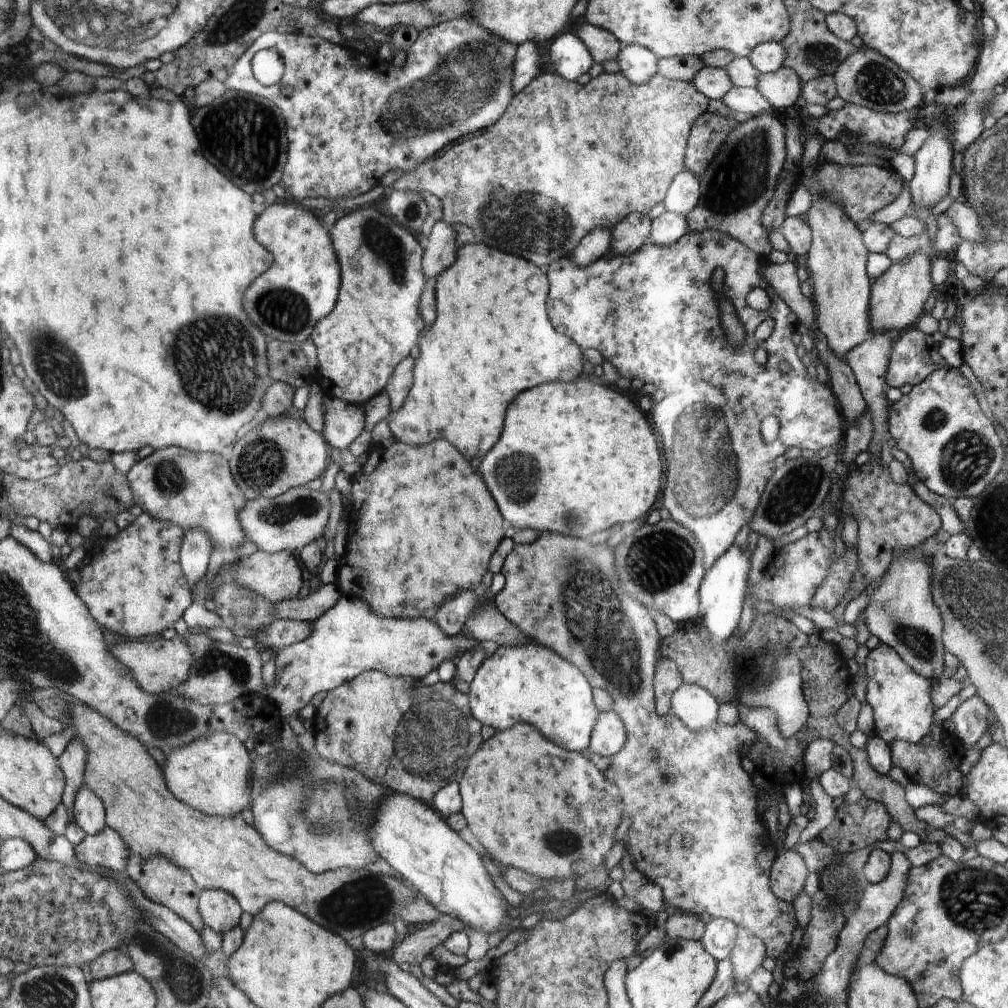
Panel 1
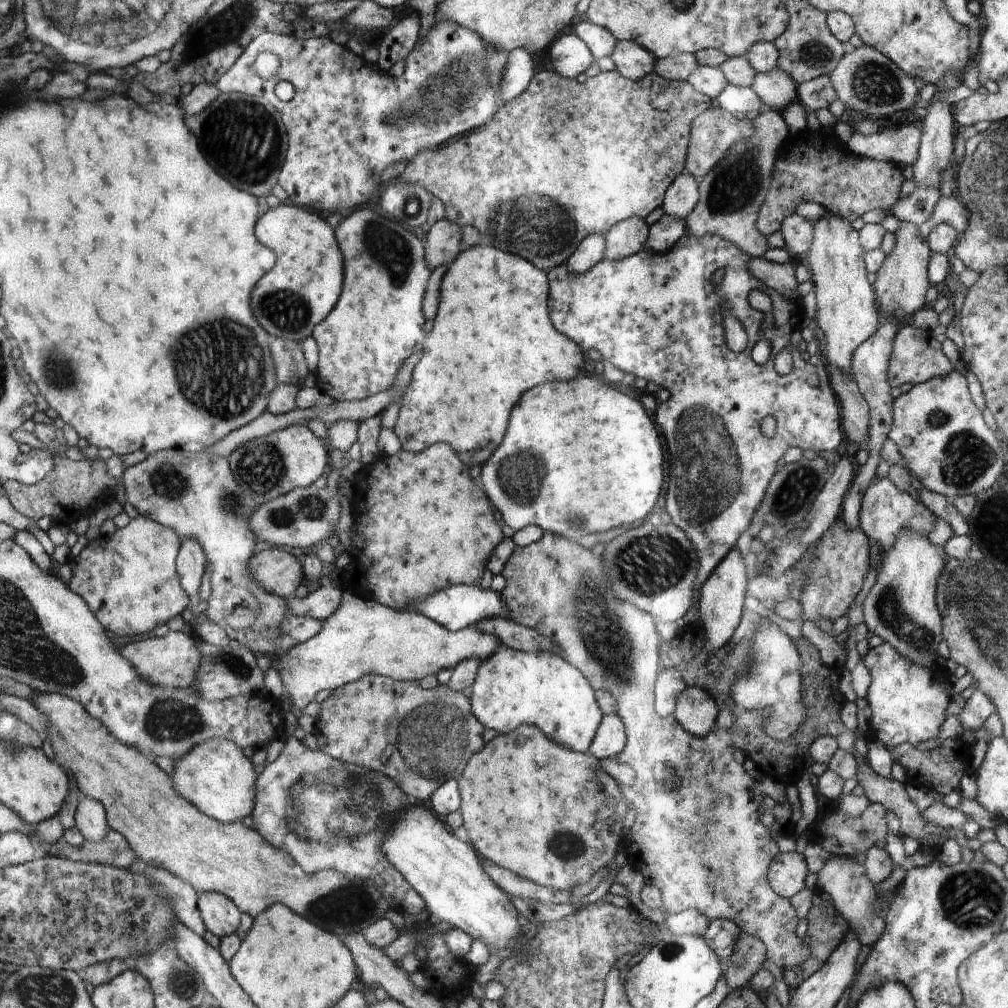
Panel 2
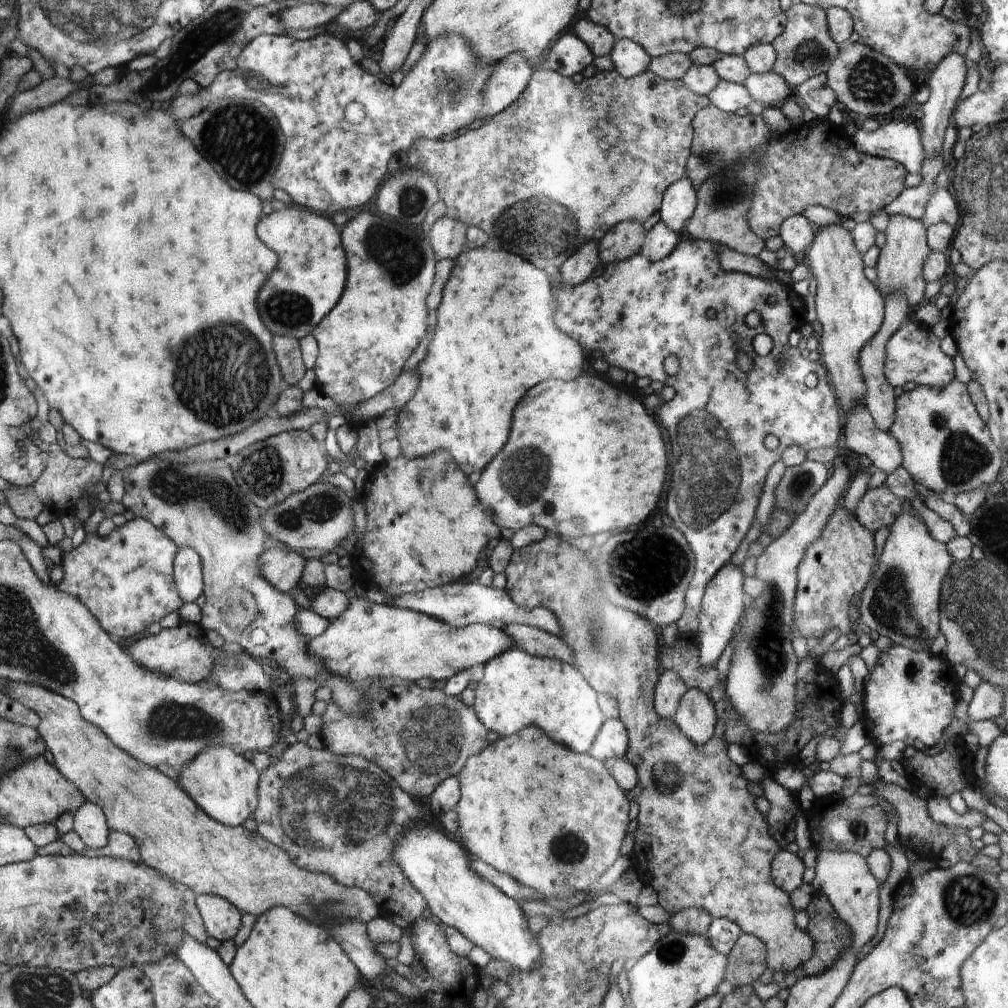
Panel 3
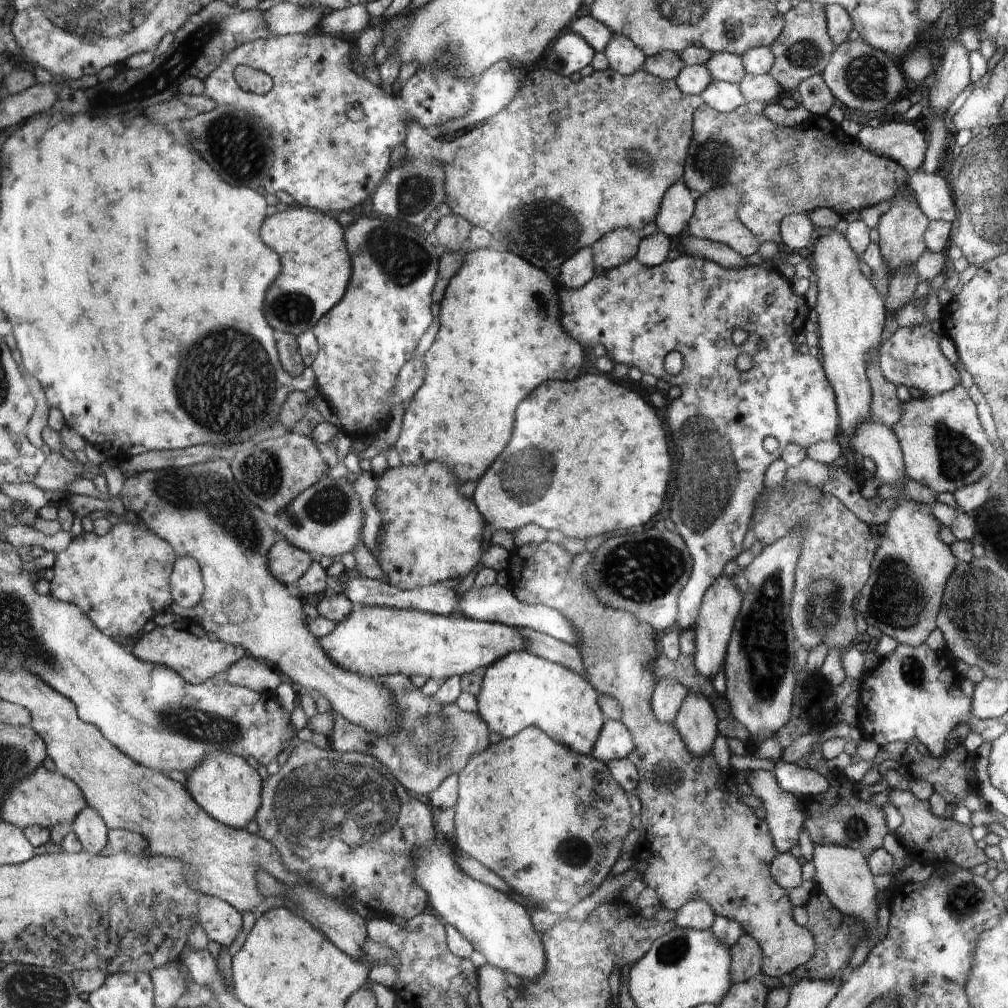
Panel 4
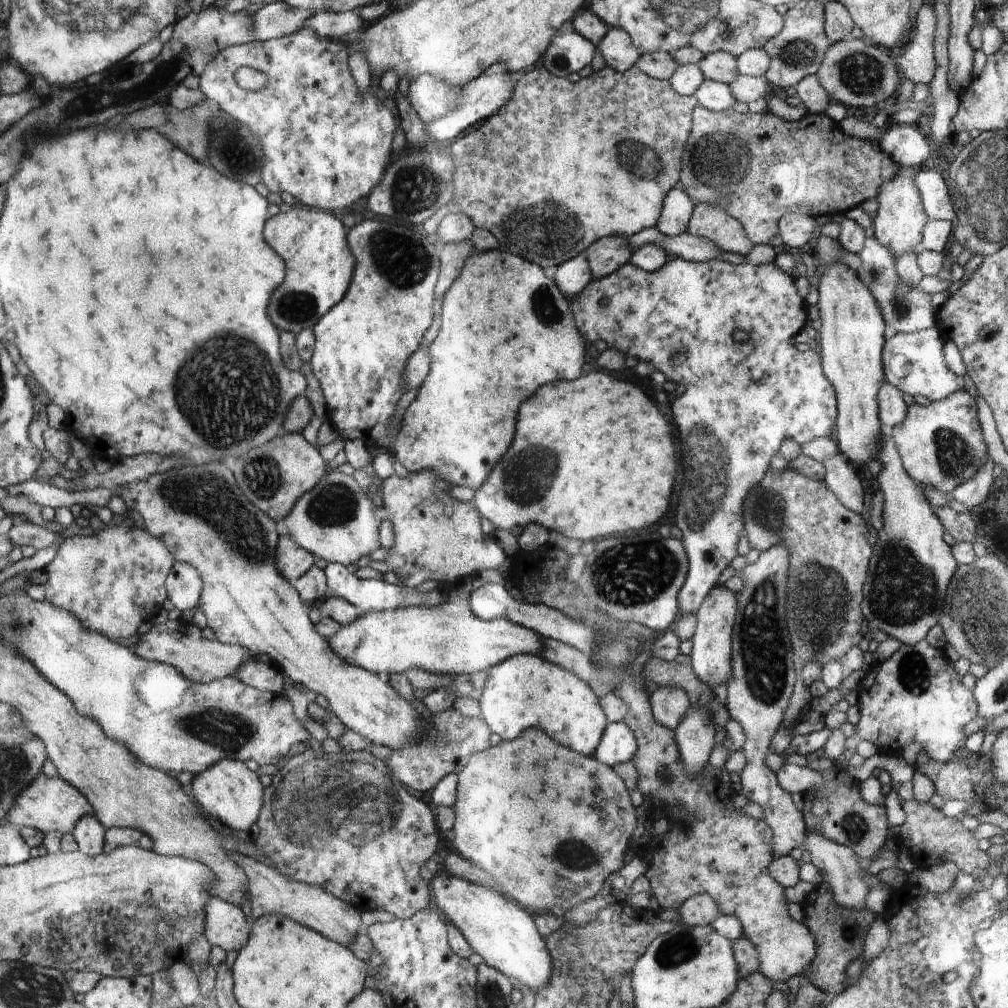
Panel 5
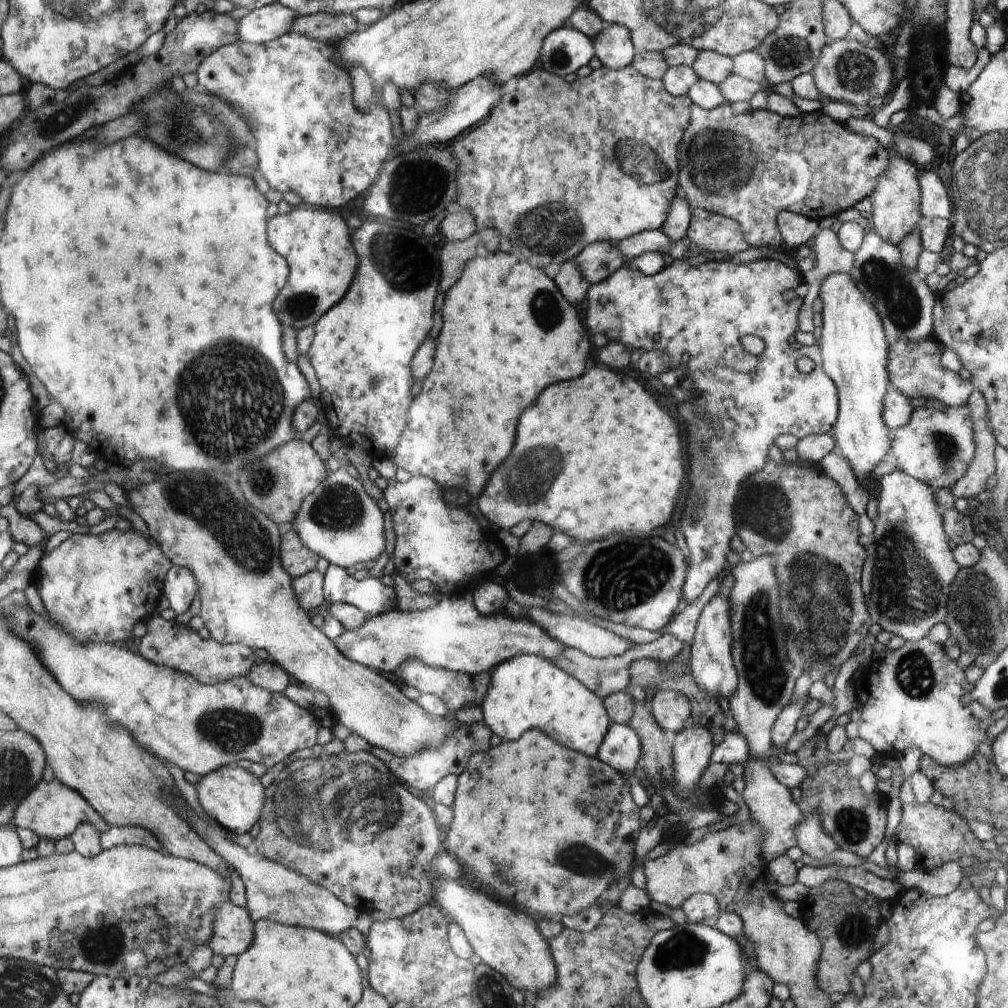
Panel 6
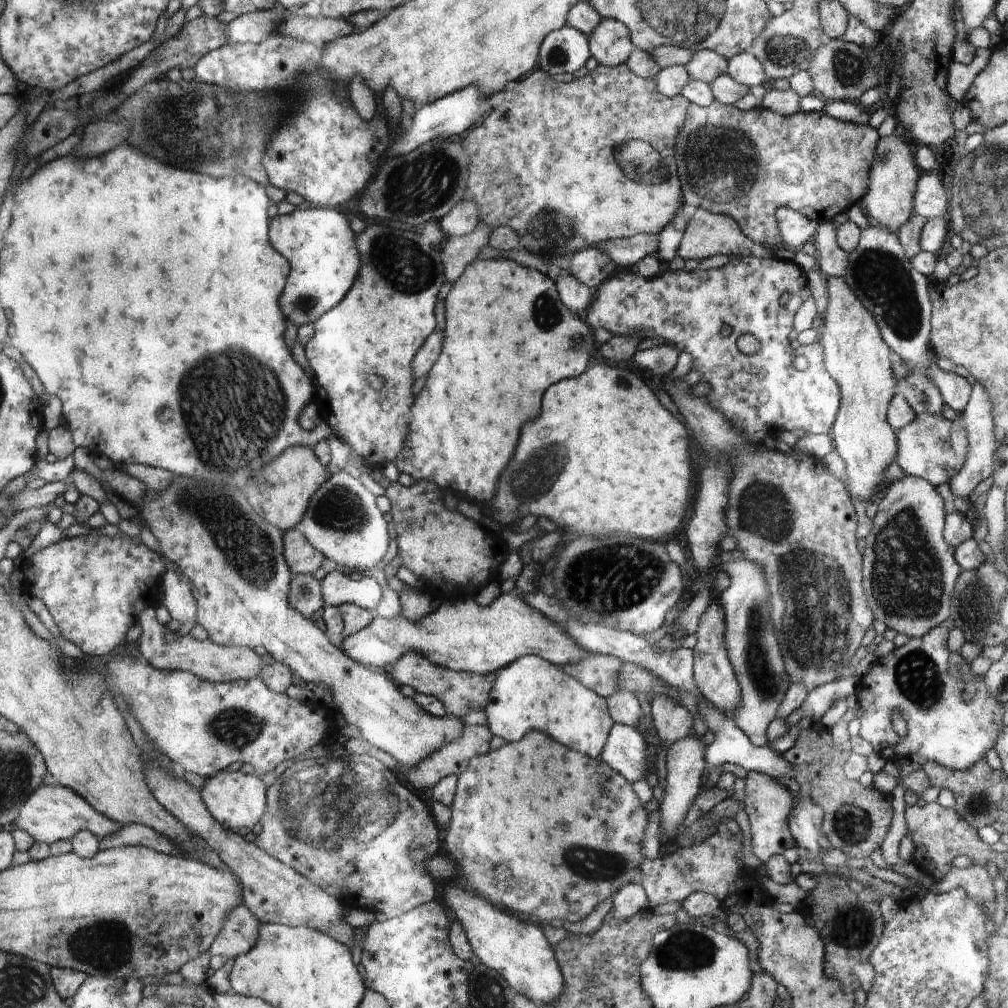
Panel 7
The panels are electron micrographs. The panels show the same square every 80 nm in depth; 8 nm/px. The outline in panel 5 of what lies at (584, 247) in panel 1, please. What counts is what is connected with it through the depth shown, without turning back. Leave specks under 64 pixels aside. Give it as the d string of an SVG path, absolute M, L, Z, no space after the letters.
M584 253L557 267L554 282L567 298L575 298L594 279Z

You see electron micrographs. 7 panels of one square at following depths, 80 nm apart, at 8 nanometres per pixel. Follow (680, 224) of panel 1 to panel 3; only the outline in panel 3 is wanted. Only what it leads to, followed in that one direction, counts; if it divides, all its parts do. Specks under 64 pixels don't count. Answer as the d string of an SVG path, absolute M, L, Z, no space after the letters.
M658 220L646 233L640 253L652 262L662 260L676 248L677 242L678 233Z

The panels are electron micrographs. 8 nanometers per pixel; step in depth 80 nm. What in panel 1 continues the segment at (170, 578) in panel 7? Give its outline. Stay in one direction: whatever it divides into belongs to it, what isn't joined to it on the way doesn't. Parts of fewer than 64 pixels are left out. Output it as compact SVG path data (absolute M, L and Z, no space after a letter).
M190 528L184 531L184 544L181 546L181 569L193 590L193 586L198 585L202 576L206 574L214 544L204 529Z

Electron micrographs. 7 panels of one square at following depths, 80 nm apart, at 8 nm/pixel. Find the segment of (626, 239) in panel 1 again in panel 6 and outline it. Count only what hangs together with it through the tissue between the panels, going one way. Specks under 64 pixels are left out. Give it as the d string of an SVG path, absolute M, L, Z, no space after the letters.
M596 241L585 246L572 262L577 264L579 271L592 284L613 275L624 264L625 258L616 244L610 241Z

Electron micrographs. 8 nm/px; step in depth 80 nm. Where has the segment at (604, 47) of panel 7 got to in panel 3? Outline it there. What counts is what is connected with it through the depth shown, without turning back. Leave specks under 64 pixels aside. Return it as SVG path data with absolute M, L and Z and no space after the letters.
M615 39L614 46L609 52L614 70L624 78L634 78L647 70L651 56L630 39Z

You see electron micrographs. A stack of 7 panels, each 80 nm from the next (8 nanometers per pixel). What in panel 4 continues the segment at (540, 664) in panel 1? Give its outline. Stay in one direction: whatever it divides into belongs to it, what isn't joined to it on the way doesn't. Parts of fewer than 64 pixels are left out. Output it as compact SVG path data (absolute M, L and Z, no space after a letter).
M524 649L512 651L486 667L481 692L476 697L477 713L488 723L490 732L498 732L504 738L522 728L538 726L554 742L578 754L591 755L601 763L627 759L634 748L630 732L621 720L605 718L598 697L599 692L581 674Z

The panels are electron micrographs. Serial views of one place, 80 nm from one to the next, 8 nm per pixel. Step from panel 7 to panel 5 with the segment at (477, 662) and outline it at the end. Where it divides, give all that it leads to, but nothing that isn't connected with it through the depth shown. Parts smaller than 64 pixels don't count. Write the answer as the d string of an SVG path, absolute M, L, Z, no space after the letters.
M465 578L459 584L448 588L447 600L436 608L410 606L382 612L362 614L354 623L341 626L336 637L329 640L333 650L354 666L374 672L383 677L395 673L406 673L406 670L422 668L434 674L474 674L488 672L496 665L516 654L541 655L545 649L545 640L536 632L527 630L524 626L512 624L502 618L482 620L470 608L472 578Z

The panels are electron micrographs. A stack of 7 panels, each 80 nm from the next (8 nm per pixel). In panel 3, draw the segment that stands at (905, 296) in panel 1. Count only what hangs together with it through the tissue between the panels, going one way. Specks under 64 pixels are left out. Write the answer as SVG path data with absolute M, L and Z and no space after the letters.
M902 214L890 216L888 227L884 231L886 243L881 249L875 267L878 271L878 290L884 296L892 294L896 290L902 290L912 308L926 302L925 287L927 283L922 276L922 266L924 266L926 256L931 252L927 244L926 232L923 220L908 218Z

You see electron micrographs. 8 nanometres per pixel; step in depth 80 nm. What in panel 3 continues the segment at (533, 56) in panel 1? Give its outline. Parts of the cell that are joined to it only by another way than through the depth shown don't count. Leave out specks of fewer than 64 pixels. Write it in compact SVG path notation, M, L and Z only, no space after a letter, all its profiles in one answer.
M515 52L507 56L506 60L503 59L496 64L495 72L489 78L489 85L485 92L484 116L498 114L522 98L530 80L531 66L523 54Z

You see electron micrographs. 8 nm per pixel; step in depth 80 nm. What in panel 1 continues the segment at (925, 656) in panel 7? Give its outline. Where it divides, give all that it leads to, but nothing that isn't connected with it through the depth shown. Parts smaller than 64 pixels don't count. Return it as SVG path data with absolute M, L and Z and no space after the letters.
M884 643L869 650L864 668L865 701L872 706L876 736L889 745L897 740L916 744L923 738L928 738L930 732L938 725L932 717L937 709L929 694L931 679L916 674L891 646Z

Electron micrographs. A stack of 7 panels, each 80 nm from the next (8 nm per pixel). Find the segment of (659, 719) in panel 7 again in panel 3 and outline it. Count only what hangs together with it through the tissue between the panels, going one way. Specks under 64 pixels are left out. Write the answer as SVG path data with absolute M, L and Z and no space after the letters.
M660 672L653 694L653 707L657 715L663 719L672 719L680 697L683 692L686 692L686 689L684 681L675 672Z

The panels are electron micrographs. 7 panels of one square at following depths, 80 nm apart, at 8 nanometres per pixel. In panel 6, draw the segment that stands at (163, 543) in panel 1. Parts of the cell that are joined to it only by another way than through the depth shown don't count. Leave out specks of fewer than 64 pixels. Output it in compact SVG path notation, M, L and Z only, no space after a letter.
M134 528L121 531L112 529L99 535L91 535L85 531L73 531L58 548L42 555L37 564L37 587L43 599L49 618L66 629L80 642L117 643L120 640L132 639L132 630L136 622L152 616L158 606L158 598L162 596L162 582L173 566L162 546L150 536L145 537Z

